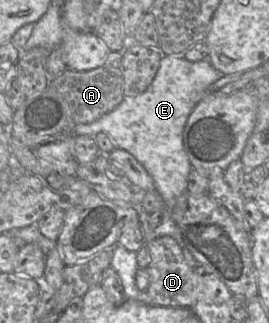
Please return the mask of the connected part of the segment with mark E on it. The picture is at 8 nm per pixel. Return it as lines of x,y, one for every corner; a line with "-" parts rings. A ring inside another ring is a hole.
168,55
161,59
159,69
149,87
137,96
126,96
112,111
89,124
75,126
73,135
85,135
94,138
98,133
106,134
115,148
129,152
152,177
155,189
164,201
161,212
161,223
150,229
150,214
138,213
145,244
148,241
170,236
182,250
186,263
192,270
203,266
195,260
183,240
181,231
172,219
171,211
177,199
186,191
187,180
193,170
184,148
183,131
195,105
205,95
209,86
225,76
209,60
188,61
183,55

